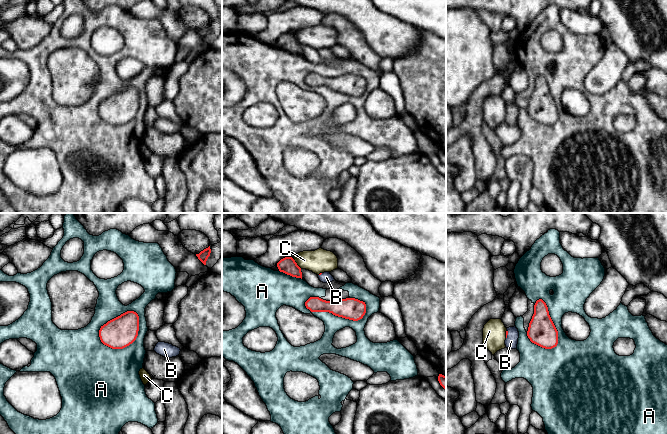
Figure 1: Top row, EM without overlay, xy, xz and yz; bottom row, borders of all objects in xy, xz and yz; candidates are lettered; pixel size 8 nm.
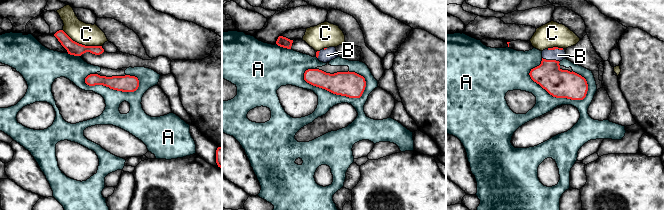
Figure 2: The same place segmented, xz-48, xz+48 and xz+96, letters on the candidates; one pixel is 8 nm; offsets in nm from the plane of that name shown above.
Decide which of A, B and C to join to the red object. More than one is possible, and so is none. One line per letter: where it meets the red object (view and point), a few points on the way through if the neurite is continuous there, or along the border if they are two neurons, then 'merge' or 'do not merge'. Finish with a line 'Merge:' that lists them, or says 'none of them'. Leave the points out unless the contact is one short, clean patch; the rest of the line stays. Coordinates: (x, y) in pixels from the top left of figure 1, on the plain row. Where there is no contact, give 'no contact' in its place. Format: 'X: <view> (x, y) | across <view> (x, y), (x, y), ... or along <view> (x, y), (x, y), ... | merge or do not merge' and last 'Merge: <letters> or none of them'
A: xy (112, 95) | do not merge
B: yz (507, 110) | across yz (506, 107), (507, 110), (511, 117) | merge
C: xz (296, 40) | along xz (293, 35), (301, 44) | do not merge
Merge: B

